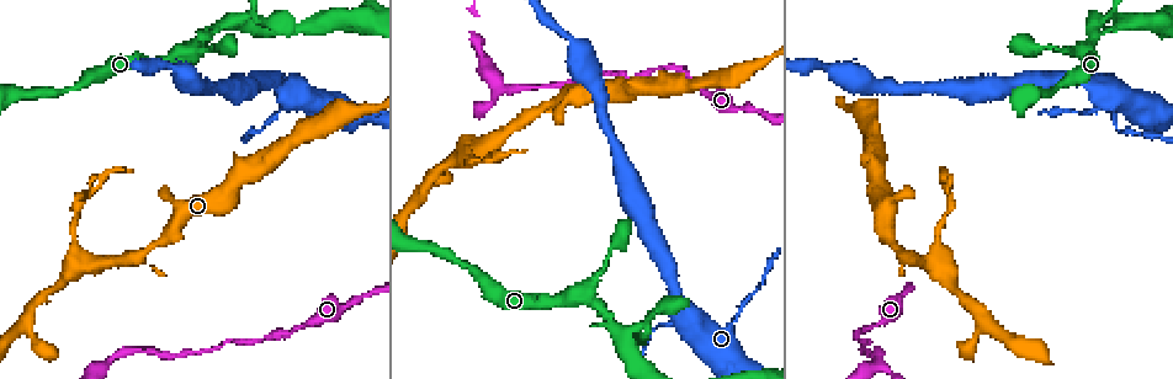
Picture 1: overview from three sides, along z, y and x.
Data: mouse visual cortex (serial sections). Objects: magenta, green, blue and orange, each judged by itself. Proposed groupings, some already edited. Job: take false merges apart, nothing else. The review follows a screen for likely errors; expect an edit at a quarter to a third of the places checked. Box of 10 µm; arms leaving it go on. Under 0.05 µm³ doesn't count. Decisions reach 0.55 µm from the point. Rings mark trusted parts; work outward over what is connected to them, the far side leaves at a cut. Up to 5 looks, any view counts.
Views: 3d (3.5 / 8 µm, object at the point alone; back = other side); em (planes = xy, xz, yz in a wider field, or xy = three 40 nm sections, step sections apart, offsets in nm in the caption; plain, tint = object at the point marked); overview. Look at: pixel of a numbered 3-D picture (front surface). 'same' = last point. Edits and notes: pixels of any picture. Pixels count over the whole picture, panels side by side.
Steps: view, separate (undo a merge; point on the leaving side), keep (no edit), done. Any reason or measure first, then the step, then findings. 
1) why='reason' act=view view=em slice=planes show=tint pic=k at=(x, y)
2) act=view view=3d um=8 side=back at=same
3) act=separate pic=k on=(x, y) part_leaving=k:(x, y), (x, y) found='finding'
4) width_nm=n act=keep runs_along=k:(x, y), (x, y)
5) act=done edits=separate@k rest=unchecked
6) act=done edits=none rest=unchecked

why='thick turns thin' act=view view=3d um=3.5 pic=1 at=(468, 146)

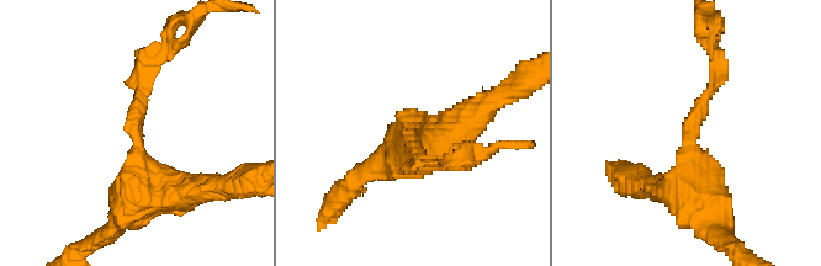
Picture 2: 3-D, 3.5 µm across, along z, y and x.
arm_widths_nm=150,600 act=view view=em slice=xy step=3 show=tint pic=2 at=(687, 129)

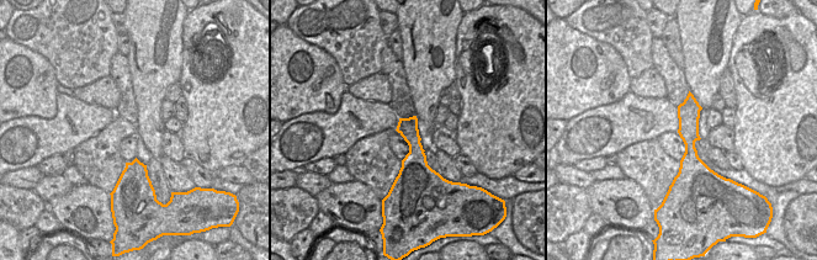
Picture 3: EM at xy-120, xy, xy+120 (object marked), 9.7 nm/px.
act=separate pic=2 on=(714, 88) part_leaving=2:(689, 128), (714, 86), (708, 37) found='a second cell is stuck on'

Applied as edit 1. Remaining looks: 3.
why='a fork' act=view view=3d um=8 pic=1 at=(878, 364)

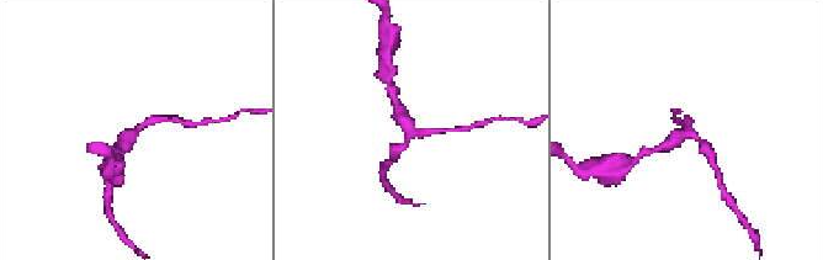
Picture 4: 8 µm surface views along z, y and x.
act=view view=3d um=3.5 at=same

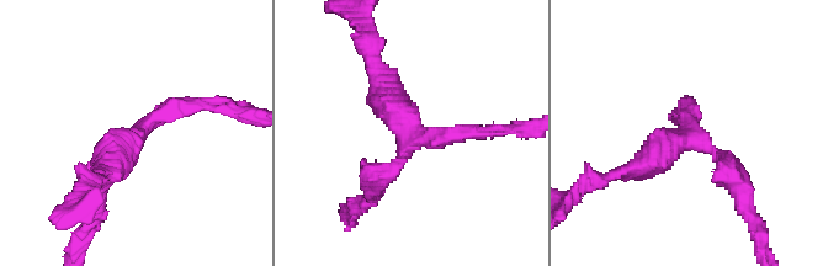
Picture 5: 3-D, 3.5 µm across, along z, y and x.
arms=3 arm_widths_nm=150,200,400 why='now the EM' act=view view=em slice=xy step=3 show=tint pic=5 at=(141, 134)

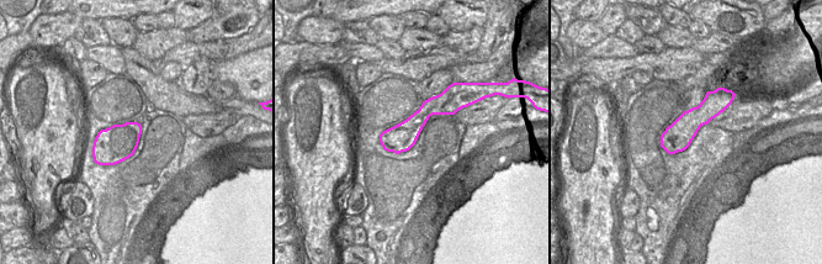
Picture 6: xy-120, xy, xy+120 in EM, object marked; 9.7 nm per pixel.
act=keep found='all the same cell'

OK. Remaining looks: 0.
act=done edits=separate@2 rest=unchecked

